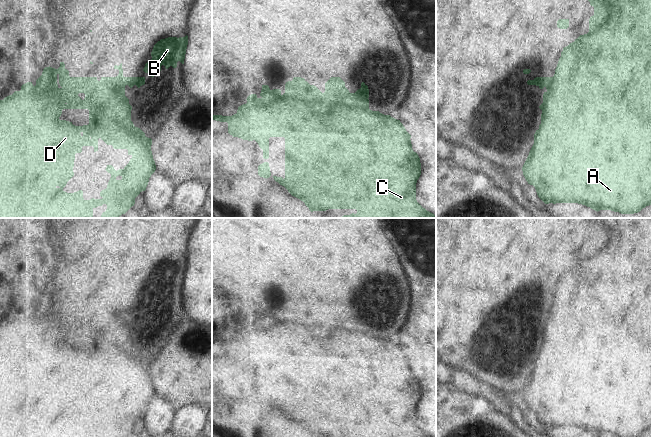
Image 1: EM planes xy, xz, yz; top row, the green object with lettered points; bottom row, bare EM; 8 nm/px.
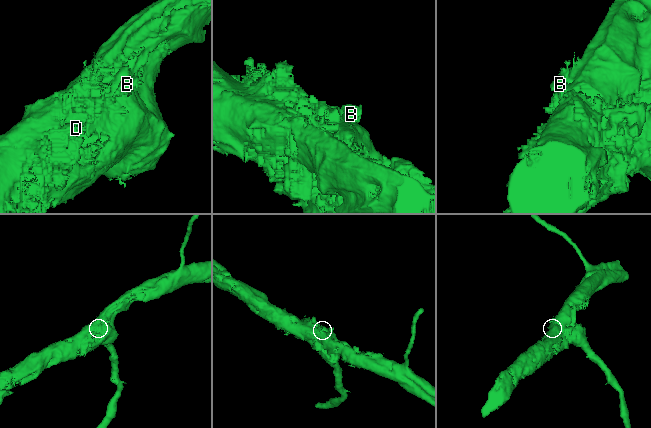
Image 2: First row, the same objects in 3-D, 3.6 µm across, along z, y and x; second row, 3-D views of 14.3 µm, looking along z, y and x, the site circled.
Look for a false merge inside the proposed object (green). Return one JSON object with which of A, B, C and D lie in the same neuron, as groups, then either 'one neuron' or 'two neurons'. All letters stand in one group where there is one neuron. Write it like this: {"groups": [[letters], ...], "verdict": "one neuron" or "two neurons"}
{"groups": [["A", "C", "D"], ["B"]], "verdict": "two neurons"}

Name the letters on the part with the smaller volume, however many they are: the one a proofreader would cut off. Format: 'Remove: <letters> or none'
Remove: B

